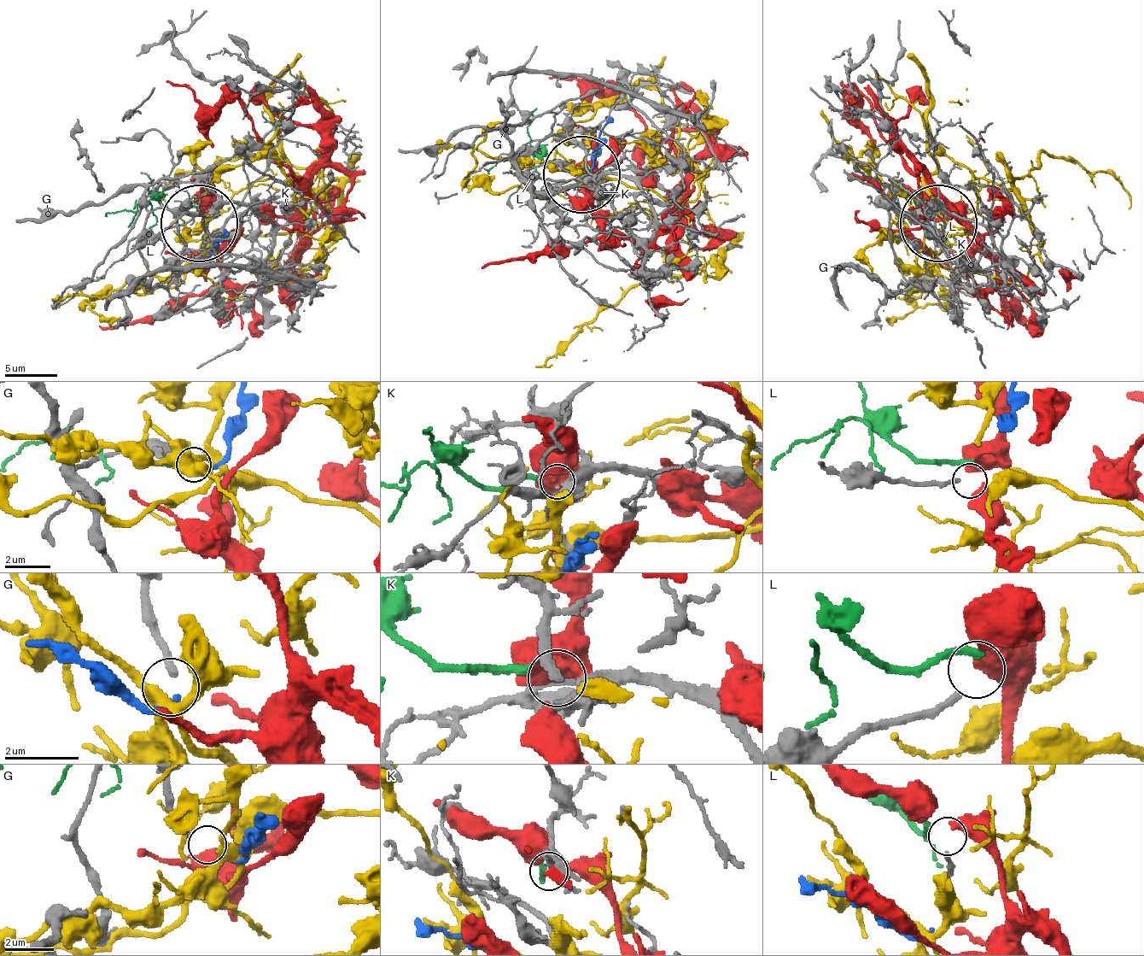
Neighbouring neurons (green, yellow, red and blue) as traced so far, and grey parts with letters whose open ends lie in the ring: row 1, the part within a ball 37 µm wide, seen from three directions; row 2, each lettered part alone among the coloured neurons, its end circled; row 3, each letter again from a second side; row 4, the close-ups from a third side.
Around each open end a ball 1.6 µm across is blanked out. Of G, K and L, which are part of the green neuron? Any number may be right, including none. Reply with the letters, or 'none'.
K

